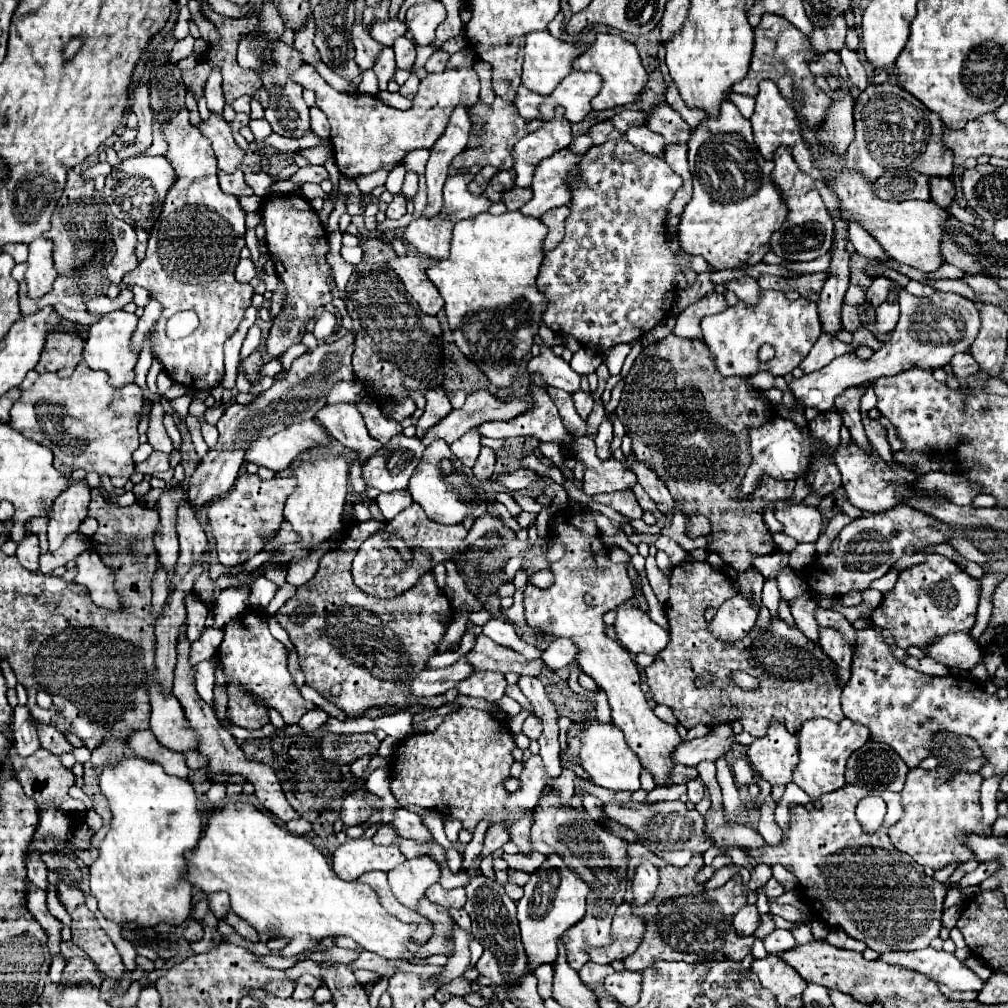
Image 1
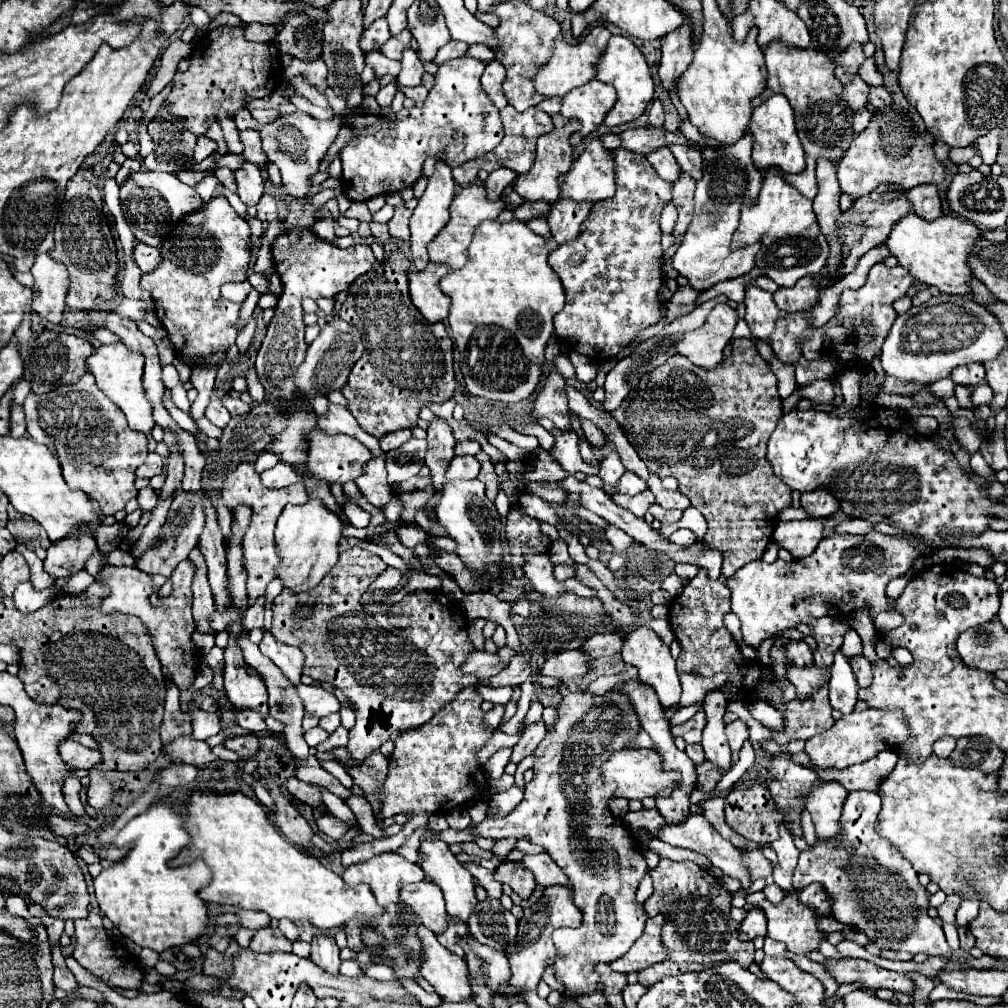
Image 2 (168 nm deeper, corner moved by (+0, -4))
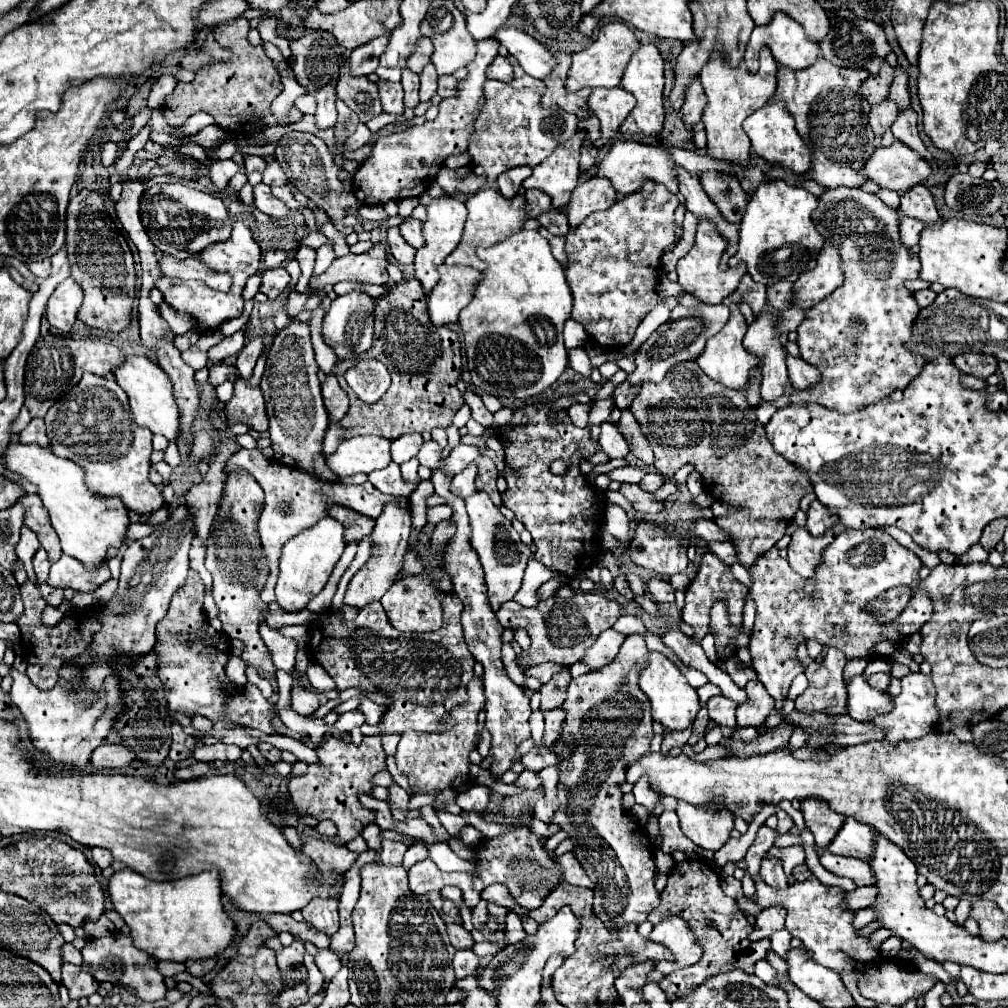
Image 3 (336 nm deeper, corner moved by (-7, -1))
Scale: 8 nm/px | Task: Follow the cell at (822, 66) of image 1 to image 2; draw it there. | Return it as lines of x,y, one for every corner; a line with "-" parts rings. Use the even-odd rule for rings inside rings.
854,76
854,80
850,84
846,84
842,94
840,94
840,98
846,100
852,110
864,108
866,106
866,96
868,96
868,84
860,76

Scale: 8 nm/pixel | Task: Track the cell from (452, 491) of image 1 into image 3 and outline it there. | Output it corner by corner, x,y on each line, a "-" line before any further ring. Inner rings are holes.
483,491
473,493
469,499
465,499
465,507
471,519
471,545
479,553
483,571
485,571
485,585
487,585
487,599
493,611
499,611
503,603
511,601
515,593
521,587
523,573
527,567
527,561
531,557
529,547
519,539
519,533
513,529
511,521
503,517
503,513
491,503
489,495

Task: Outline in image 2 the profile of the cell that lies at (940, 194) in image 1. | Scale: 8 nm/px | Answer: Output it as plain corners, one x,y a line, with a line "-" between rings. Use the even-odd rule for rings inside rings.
920,184
920,186
910,188
908,198
912,202
912,210
926,220
936,220
942,214
938,186
934,184

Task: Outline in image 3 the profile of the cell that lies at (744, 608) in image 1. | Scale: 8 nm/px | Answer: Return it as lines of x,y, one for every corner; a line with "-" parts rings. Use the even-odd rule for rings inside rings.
849,529
837,535
833,545
825,549
823,563
817,567
817,575
813,579
801,579
801,575
797,575
781,557
775,561
759,557
751,567
753,585
749,593
757,605
757,619
749,651
753,669
757,671
757,677
765,685
767,693
773,699
785,699
791,681
805,671
797,651
791,647
791,639
799,645
815,639
825,647
837,647
843,651
847,661
893,655
893,651
901,647
907,637
917,633
933,615
933,601
927,593
917,589
921,581
921,565
921,559
913,551
901,547
881,529
-
899,585
907,585
915,591
905,607
905,615
901,615
897,623
885,627
869,623
869,615
863,611
865,603

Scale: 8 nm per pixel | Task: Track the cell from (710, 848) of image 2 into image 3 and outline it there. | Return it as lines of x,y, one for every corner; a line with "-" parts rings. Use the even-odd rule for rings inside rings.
809,877
805,881
795,881
785,891
777,891
765,885
761,879
755,883
757,889
757,903
761,907
781,905
787,909
787,923
785,929
803,941
803,945
811,951
815,963
829,967
837,973
849,971
857,979
859,993
869,997
877,1003
887,1005
905,1005
909,999
917,999
919,995
927,993
939,979
935,975
925,975
919,969
903,967
899,961
889,959
889,973
885,973
885,965
881,963
881,951
869,945
871,935
859,935
853,927
855,913
847,909
845,891
839,887
827,887
819,883
817,877

